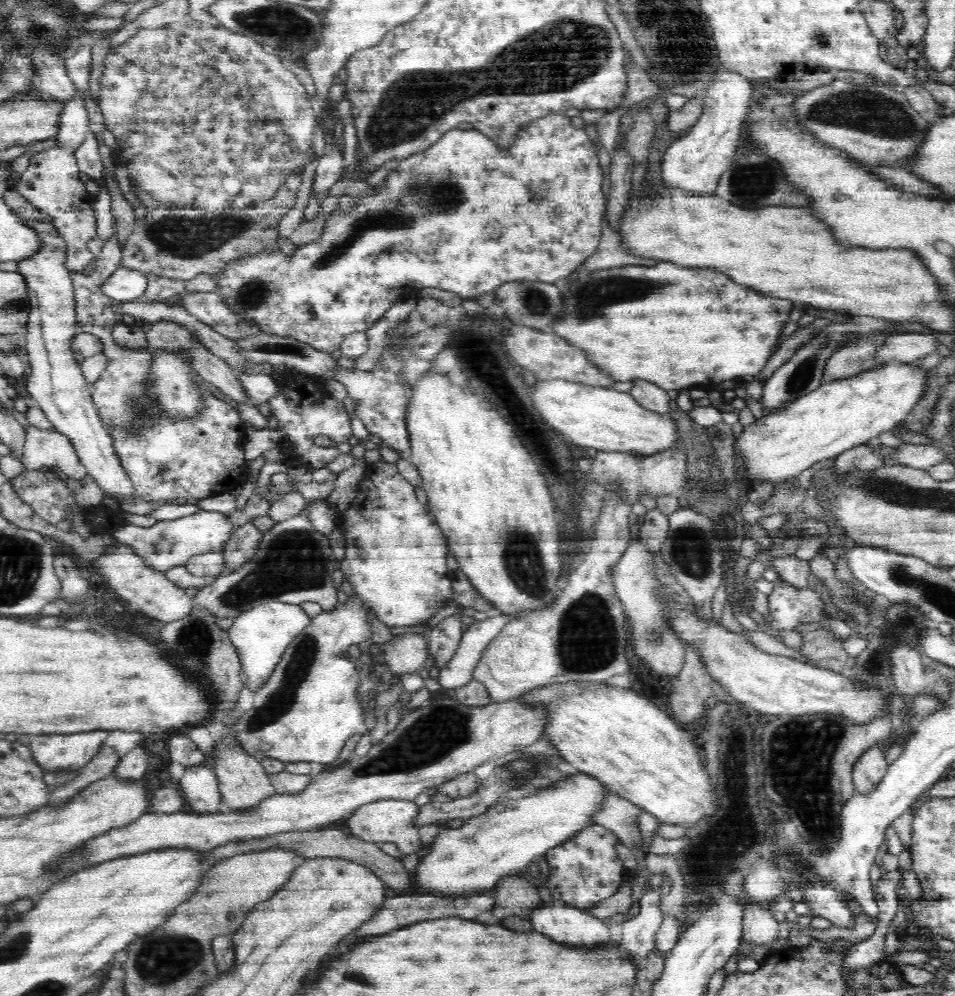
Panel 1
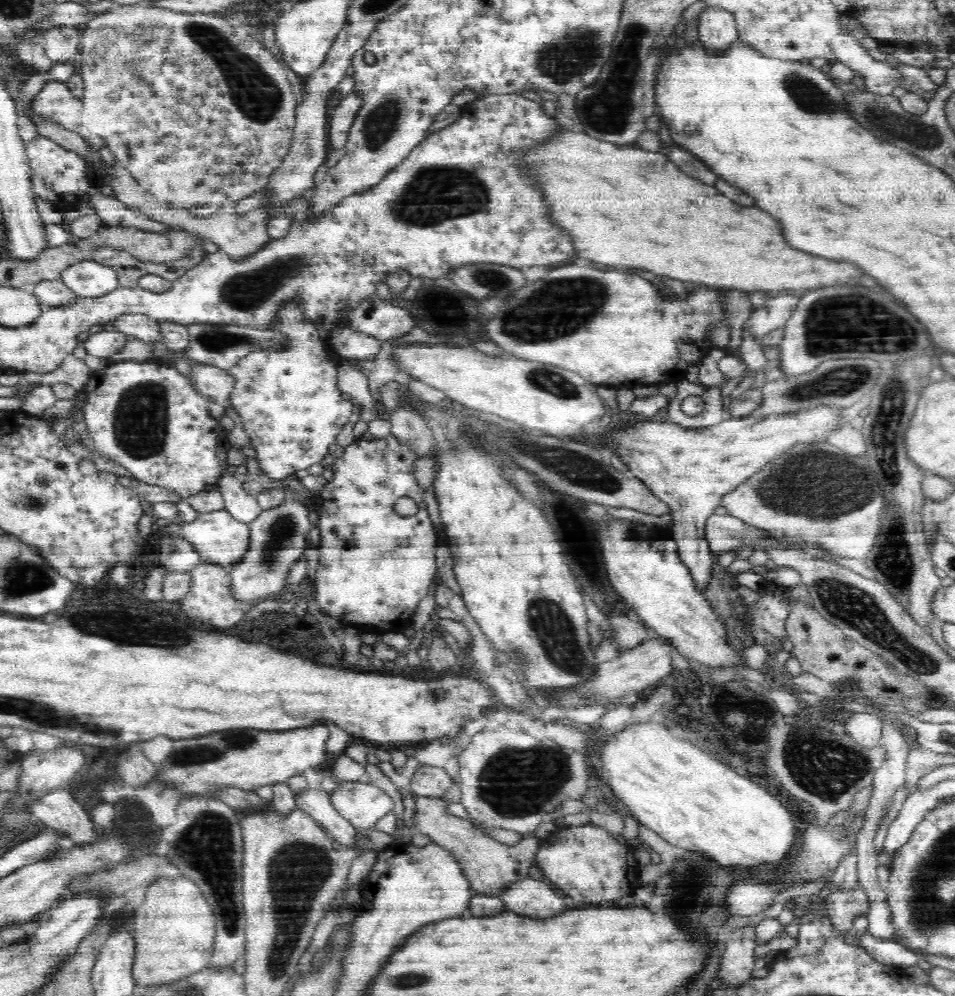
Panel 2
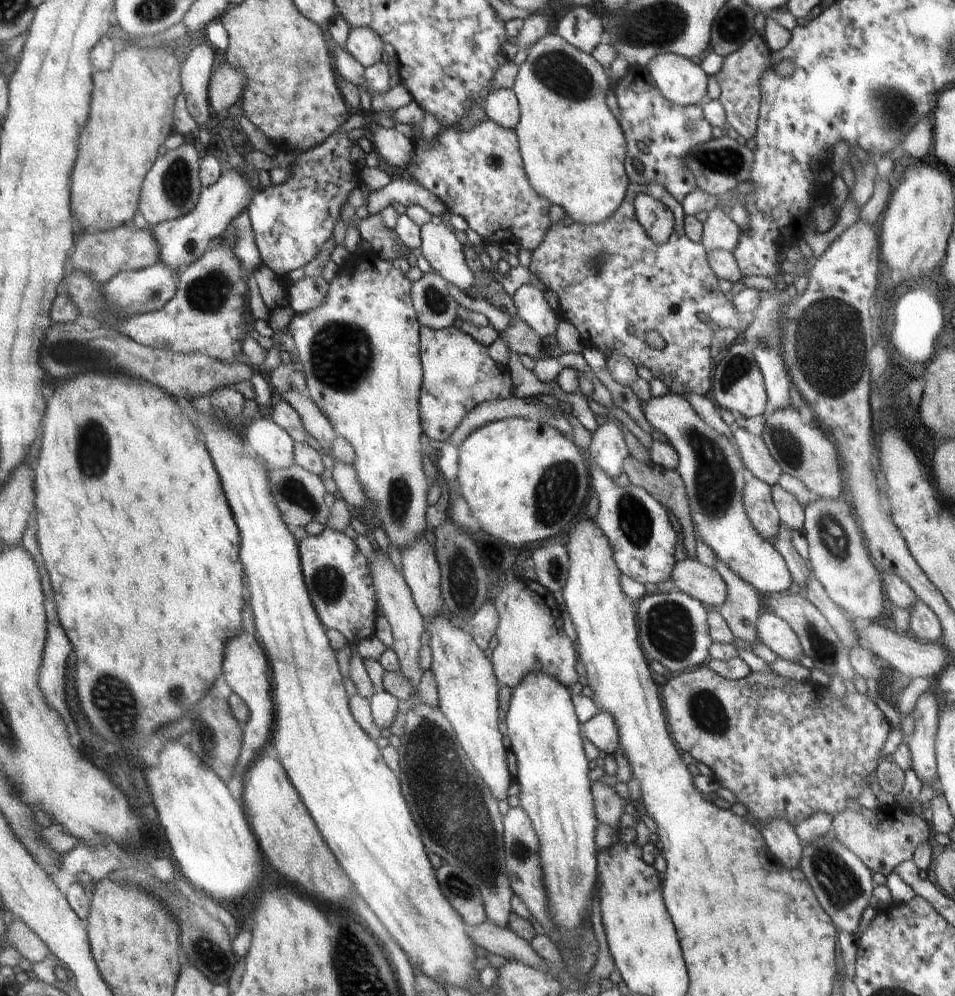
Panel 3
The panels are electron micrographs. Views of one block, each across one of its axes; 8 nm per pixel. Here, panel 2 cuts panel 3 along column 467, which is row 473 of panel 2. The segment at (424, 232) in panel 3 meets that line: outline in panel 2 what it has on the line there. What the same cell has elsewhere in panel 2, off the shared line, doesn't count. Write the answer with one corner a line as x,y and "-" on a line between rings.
302,297
281,305
268,324
270,331
277,332
283,339
281,347
266,346
264,349
247,353
227,371
233,376
233,389
230,393
231,406
238,412
242,426
252,440
251,448
256,450
255,458
260,462
261,471
274,480
293,476
297,470
306,469
320,461
334,447
334,442
344,426
350,422
355,405
342,398
337,385
338,361
327,349
325,337
318,326
308,320

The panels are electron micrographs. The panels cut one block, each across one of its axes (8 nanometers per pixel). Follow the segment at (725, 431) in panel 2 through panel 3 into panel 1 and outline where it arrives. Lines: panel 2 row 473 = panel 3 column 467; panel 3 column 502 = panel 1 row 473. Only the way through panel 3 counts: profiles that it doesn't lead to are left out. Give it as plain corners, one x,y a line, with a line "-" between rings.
884,362
877,369
861,372
853,377
833,380
831,383
820,385
804,396
800,395
800,398
793,400
786,410
767,414
766,418
758,420
754,426
746,426
746,430
743,430
742,438
736,442
736,448
746,460
744,462
746,472
742,476
746,478
748,486
764,481
780,483
790,476
800,474
802,470
810,468
815,462
835,457
856,445
876,441
881,432
886,432
901,424
908,412
920,400
920,396
924,396
926,378
928,378
928,370
918,369
912,363

